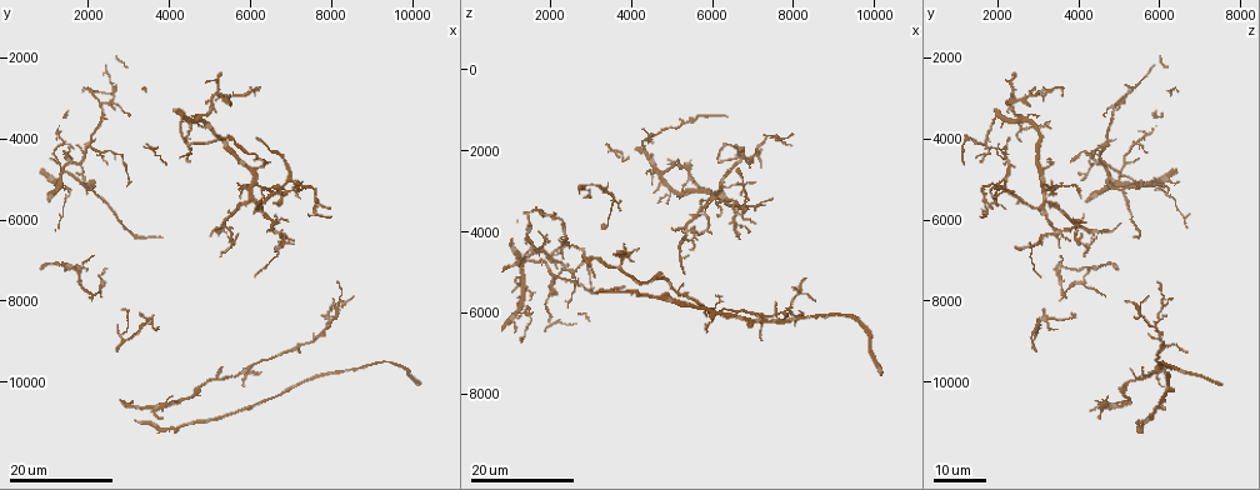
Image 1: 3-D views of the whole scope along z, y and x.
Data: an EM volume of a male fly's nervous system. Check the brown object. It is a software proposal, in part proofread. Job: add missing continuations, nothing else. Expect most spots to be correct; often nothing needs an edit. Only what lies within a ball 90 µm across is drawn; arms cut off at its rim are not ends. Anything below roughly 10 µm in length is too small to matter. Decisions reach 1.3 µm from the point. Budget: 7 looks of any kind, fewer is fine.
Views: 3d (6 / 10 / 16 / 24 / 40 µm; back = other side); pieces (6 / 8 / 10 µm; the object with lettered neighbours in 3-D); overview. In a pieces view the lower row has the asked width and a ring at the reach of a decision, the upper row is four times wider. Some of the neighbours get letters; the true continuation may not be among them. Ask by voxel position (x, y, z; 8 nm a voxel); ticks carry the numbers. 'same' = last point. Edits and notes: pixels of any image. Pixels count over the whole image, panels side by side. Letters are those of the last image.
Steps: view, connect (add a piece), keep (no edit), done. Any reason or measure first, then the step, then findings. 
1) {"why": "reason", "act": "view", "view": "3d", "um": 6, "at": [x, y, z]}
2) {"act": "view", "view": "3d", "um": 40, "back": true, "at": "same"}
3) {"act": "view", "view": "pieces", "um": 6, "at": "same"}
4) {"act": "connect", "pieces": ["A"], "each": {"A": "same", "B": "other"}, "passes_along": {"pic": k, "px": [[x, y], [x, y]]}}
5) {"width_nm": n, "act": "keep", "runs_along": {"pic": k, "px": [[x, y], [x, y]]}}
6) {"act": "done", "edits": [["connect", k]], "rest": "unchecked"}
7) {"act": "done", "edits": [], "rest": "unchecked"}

{"why": "free end", "act": "view", "view": "3d", "um": 16, "at": [8250, 8050, 5200]}

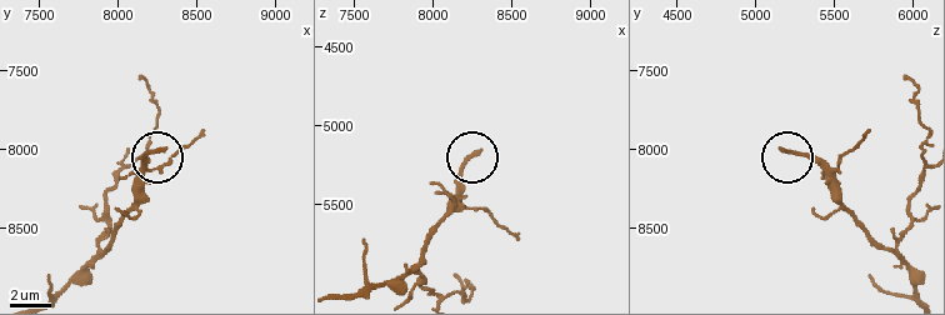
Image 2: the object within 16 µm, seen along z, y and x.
{"act": "view", "view": "pieces", "um": 6, "at": [8280, 7980, 5180]}

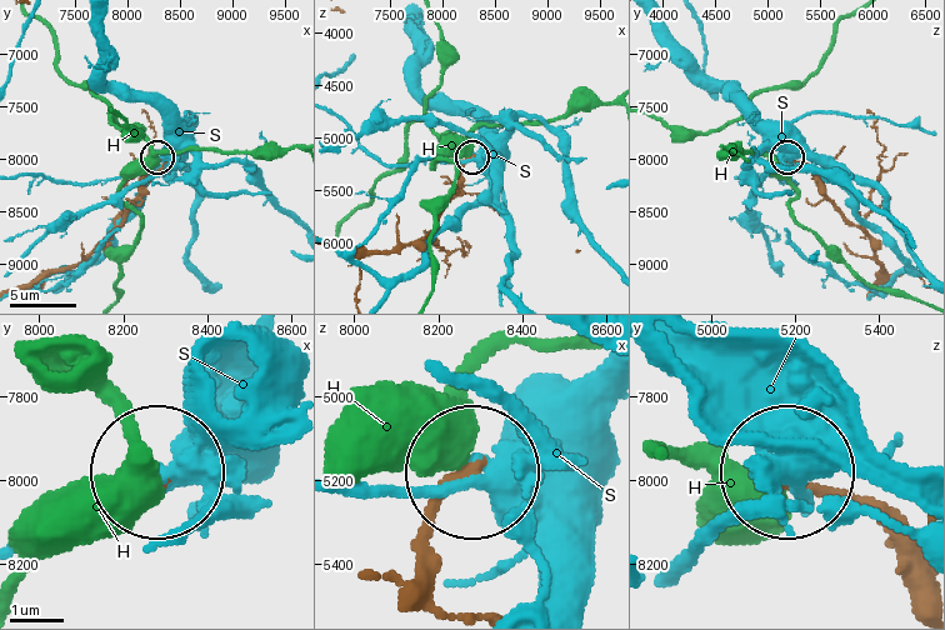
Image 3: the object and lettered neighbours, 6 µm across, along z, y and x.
{"width_nm": 190, "act": "keep", "each": {"H": "other", "S": "other"}, "found": "none of them fits"}

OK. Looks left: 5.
{"why": "branch stops here", "act": "view", "view": "3d", "um": 24, "at": [6600, 6750, 2500]}

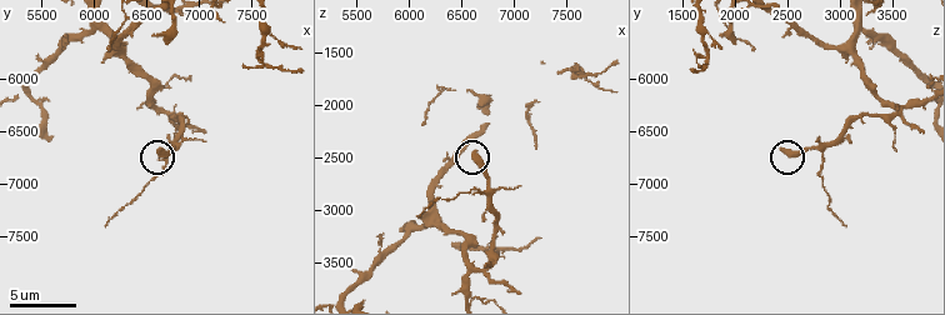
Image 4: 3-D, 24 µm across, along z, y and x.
{"act": "view", "view": "pieces", "um": 6, "at": [6620, 6700, 2460]}

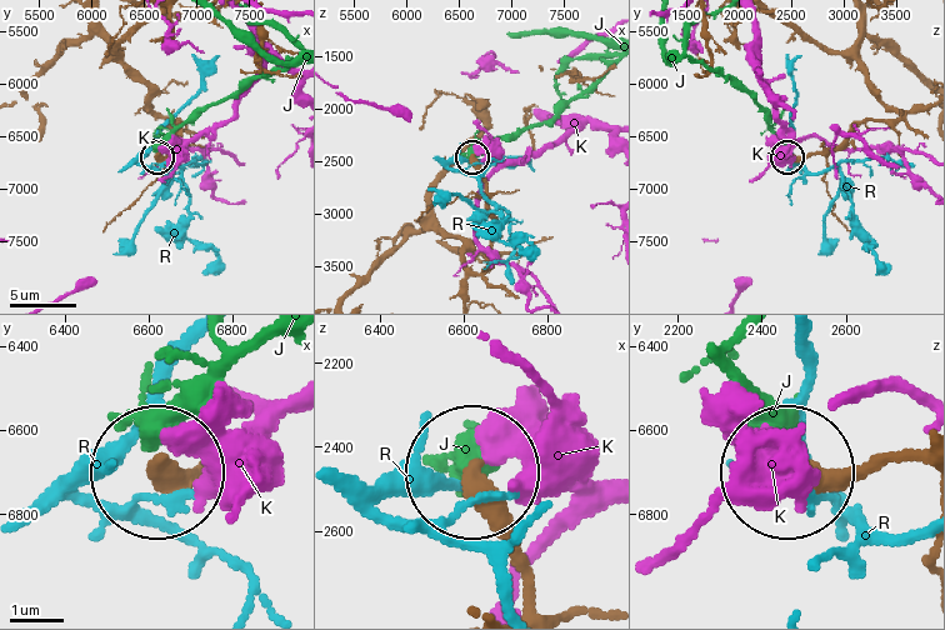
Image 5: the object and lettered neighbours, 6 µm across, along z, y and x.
{"act": "keep", "each": {"J": "other", "K": "other", "R": "other"}, "runs_along": {"pic": 5, "px": [[531, 606], [510, 513], [478, 476]]}, "found": "no lettered piece goes on from it"}

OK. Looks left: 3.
{"why": "branch stops here", "act": "view", "view": "3d", "um": 10, "at": [7040, 6480, 3800]}

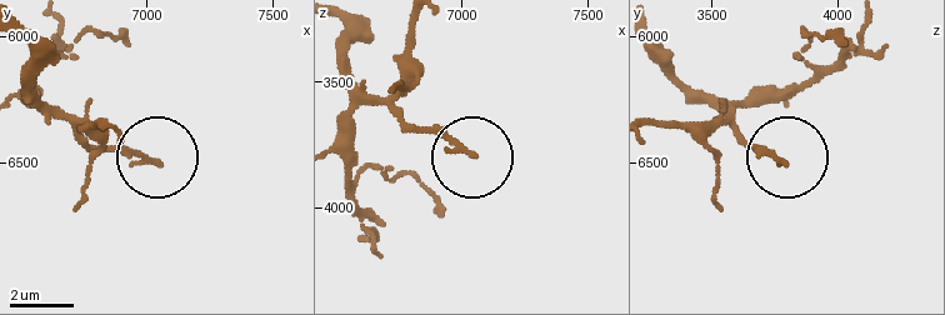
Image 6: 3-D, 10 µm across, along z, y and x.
{"act": "view", "view": "pieces", "um": 8, "at": [7050, 6500, 3790]}

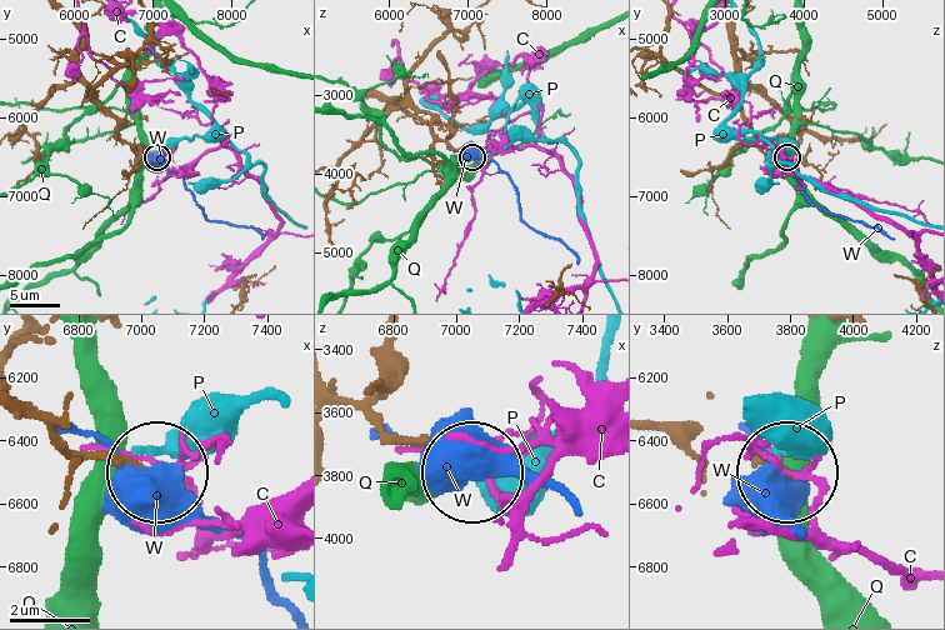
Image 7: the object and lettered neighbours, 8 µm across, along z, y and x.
{"act": "keep", "each": {"C": "other", "P": "other", "Q": "other", "W": "other"}, "found": "no lettered piece goes on from it"}

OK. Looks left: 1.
{"act": "done", "edits": [], "rest": "unchecked"}

